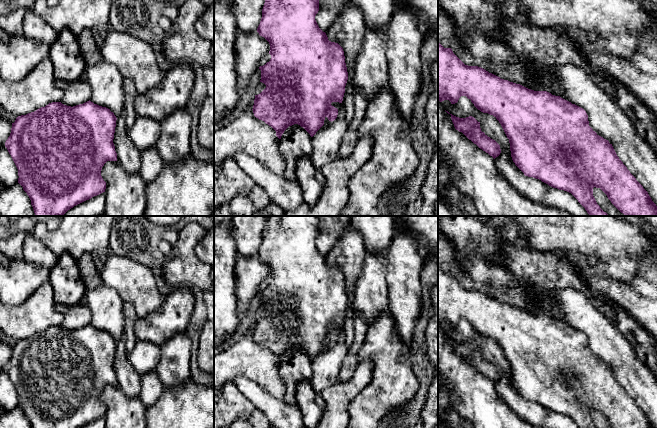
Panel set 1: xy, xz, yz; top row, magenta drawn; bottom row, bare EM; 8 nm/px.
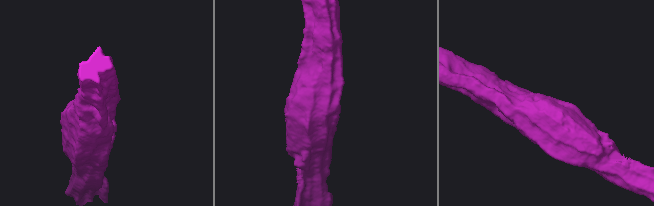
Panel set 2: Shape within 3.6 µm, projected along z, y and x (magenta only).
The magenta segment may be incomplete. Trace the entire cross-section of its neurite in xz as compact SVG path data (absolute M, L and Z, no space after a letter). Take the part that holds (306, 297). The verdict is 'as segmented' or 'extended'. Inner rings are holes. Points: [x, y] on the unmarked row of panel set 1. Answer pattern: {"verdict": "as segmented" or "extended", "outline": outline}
{"verdict": "as segmented", "outline": "M270 216L262 233L257 256L269 266L271 283L259 291L260 306L264 307L266 312L255 319L252 334L256 342L276 355L279 363L284 355L294 348L303 351L313 361L324 349L326 341L331 346L337 342L338 333L331 327L343 325L348 304L344 275L338 267L329 265L326 257L319 252L315 244L318 235L319 216Z"}

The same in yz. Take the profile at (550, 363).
{"verdict": "as segmented", "outline": "M438 266L438 325L449 324L451 328L458 326L461 320L466 320L474 330L483 337L493 339L501 348L507 362L510 367L511 381L515 389L524 397L525 400L533 401L541 404L553 412L564 414L571 417L580 428L597 428L593 420L593 412L600 412L611 425L612 428L655 428L648 416L643 410L636 404L636 402L630 397L627 391L617 380L612 368L608 364L599 360L590 350L588 345L588 339L586 335L571 326L561 322L560 320L552 319L547 315L534 315L528 313L520 308L510 306L508 304L501 303L500 301L489 297L485 293L478 290L465 289L452 275L451 272L444 272Z"}

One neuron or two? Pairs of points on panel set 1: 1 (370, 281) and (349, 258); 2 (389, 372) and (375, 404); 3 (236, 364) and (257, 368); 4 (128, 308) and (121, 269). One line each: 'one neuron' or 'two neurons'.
1: two neurons
2: one neuron
3: one neuron
4: two neurons

